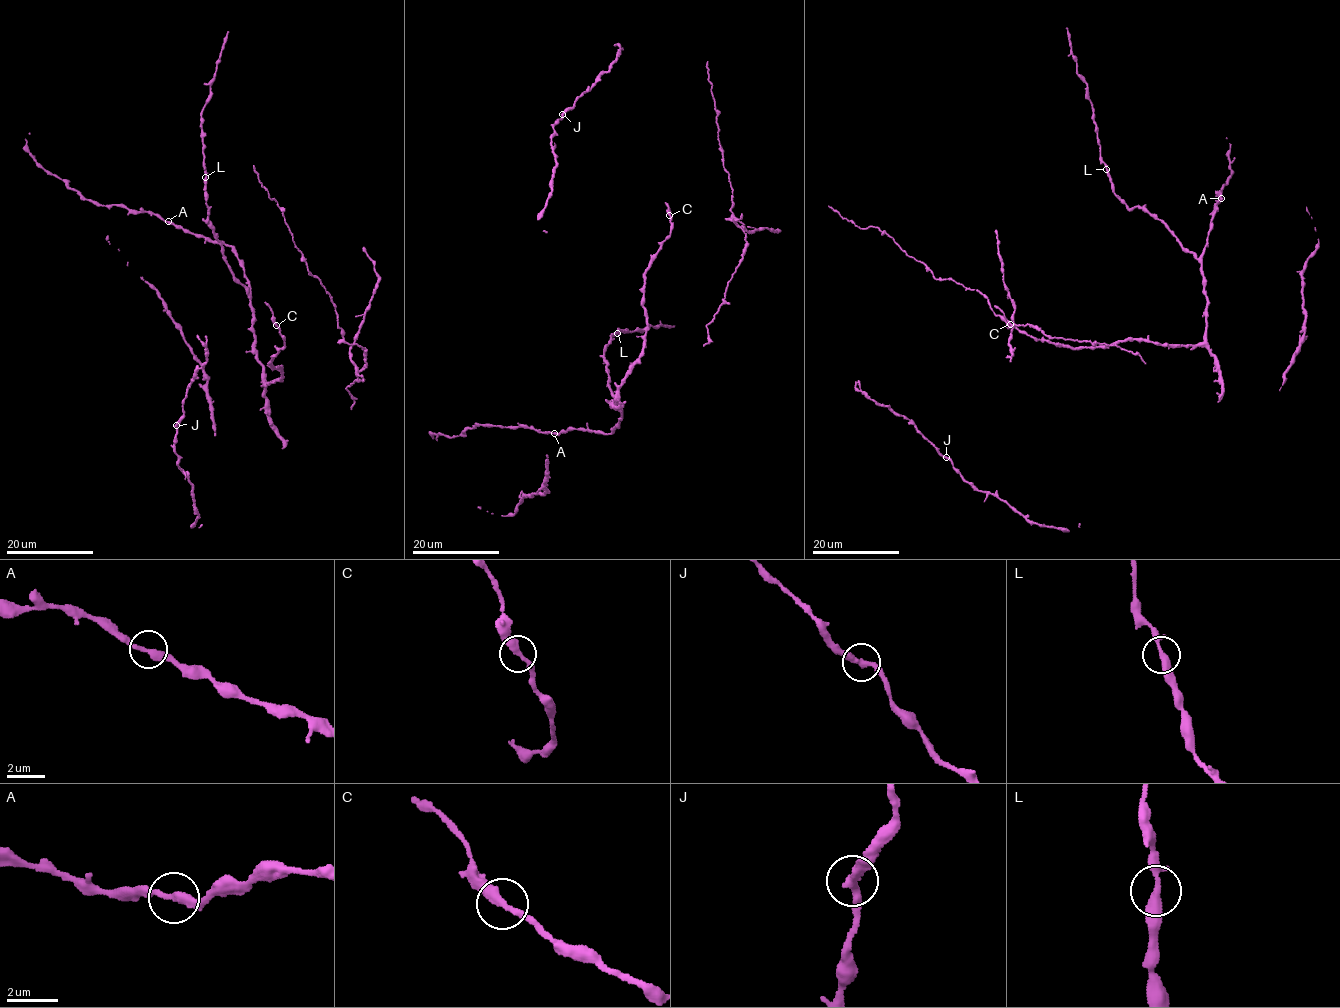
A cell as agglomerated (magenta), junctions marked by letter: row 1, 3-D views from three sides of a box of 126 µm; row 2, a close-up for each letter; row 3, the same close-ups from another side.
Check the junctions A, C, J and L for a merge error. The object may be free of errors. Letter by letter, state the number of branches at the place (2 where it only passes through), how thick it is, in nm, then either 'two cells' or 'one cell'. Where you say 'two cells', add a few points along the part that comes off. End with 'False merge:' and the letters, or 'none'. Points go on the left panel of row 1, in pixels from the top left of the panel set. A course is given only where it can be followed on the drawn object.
A: 2 branches meet; 320 nm thick; one cell
C: 2 branches meet; 320 nm thick; one cell
J: 2 branches meet; 320 nm thick; one cell
L: 2 branches meet; 320 nm thick; one cell
False merge: none

